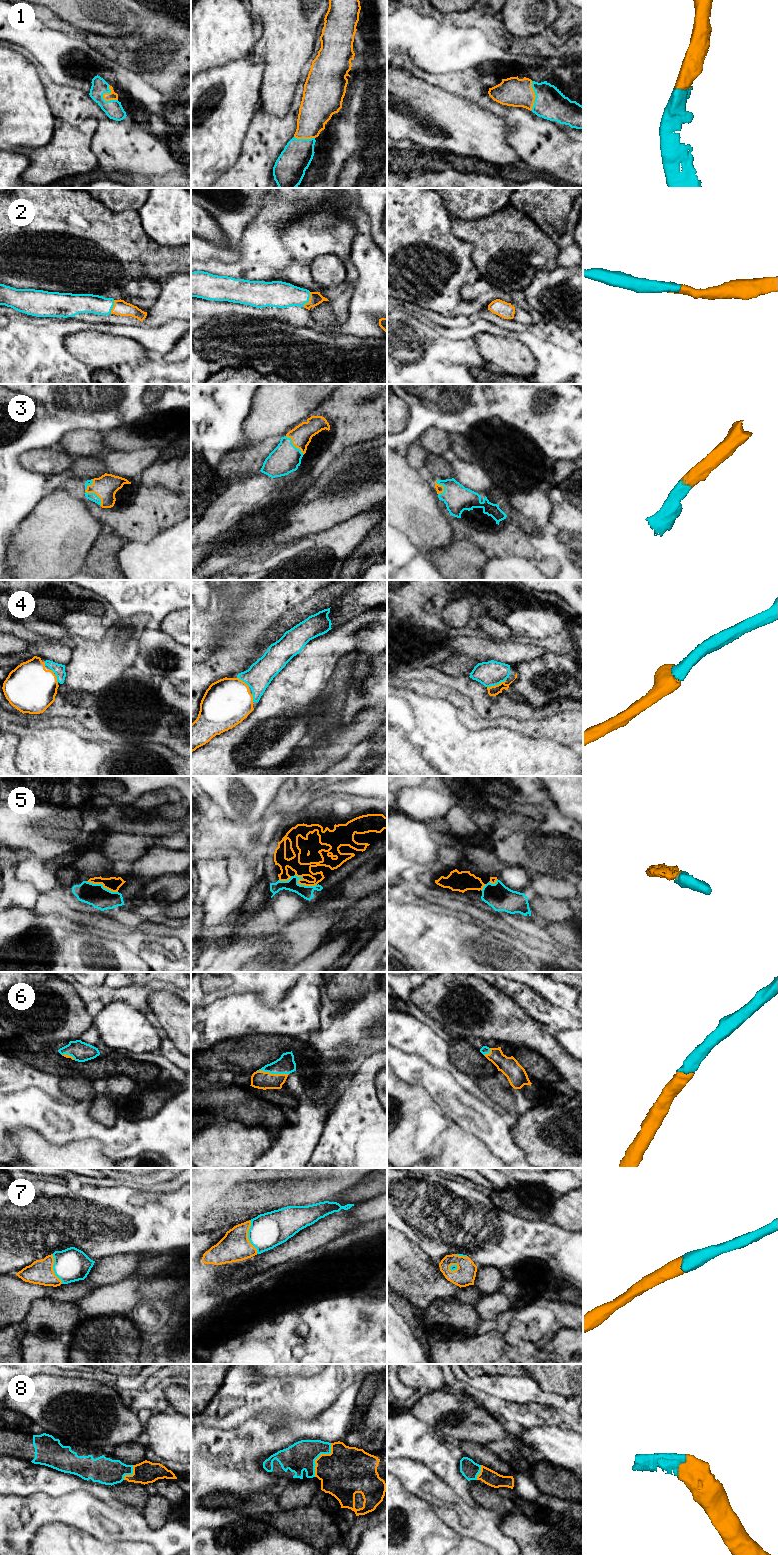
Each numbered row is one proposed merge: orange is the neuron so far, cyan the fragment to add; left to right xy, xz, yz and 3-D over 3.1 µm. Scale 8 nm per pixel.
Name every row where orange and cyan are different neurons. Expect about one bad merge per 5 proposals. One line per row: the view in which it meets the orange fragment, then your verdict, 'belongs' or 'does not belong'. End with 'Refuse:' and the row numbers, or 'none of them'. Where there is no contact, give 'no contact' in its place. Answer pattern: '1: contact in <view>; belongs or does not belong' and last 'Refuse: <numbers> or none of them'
1: contact in xy; belongs
2: contact in xz; belongs
3: contact in xy; belongs
4: contact in yz; belongs
5: contact in xz; belongs
6: contact in xz; belongs
7: contact in xz; belongs
8: contact in xz; belongs
Refuse: none of them

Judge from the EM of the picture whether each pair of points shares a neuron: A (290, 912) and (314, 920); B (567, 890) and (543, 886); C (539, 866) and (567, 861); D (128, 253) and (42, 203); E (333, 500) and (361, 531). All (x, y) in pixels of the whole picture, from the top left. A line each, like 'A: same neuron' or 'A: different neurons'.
A: different neurons
B: same neuron
C: same neuron
D: same neuron
E: different neurons

